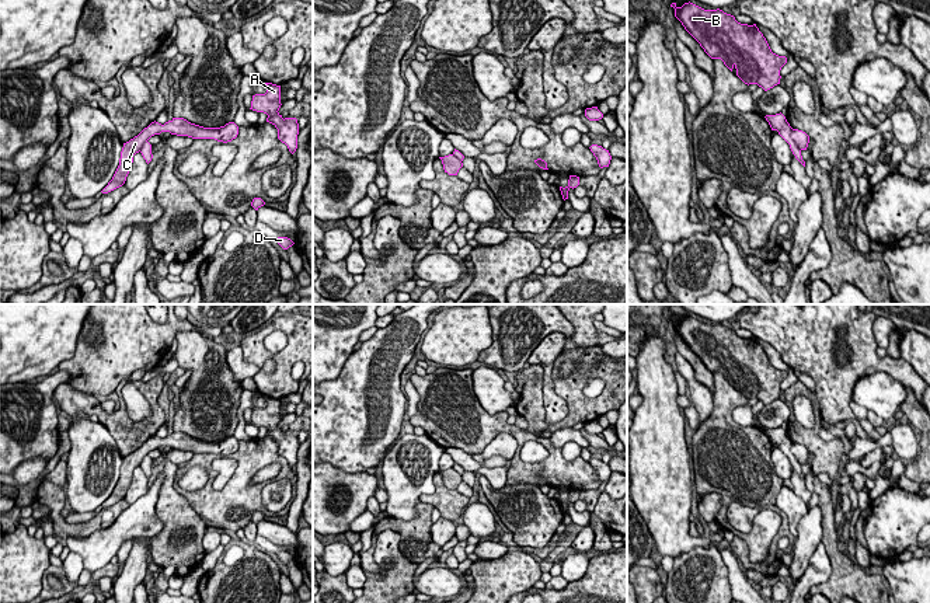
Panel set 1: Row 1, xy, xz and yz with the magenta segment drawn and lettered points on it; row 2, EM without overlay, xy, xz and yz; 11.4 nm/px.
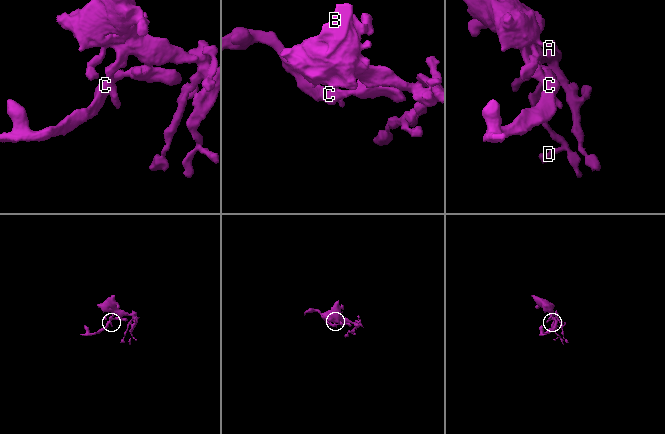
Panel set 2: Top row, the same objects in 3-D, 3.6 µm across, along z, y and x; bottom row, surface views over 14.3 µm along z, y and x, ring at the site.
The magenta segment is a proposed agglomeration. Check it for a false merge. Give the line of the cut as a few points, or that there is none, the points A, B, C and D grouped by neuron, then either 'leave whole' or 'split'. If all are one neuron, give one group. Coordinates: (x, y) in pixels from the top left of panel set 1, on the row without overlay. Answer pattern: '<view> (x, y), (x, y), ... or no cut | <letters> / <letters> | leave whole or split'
yz (791, 442), (790, 452), (800, 464) | A B D / C | split

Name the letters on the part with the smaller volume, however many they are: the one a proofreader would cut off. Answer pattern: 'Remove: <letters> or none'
Remove: C

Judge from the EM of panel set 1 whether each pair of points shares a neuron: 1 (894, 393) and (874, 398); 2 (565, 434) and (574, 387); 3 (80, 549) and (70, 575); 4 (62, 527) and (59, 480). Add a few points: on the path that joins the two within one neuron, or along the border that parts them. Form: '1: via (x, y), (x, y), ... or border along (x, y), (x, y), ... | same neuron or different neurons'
1: via (890, 393), (878, 394) | same neuron
2: border along (570, 427), (556, 429), (551, 434) | different neurons
3: border along (70, 550), (82, 558), (84, 568) | different neurons
4: border along (44, 478), (62, 490) | different neurons

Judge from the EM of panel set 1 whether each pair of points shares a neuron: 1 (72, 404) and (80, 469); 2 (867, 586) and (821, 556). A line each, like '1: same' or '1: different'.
1: different
2: different

